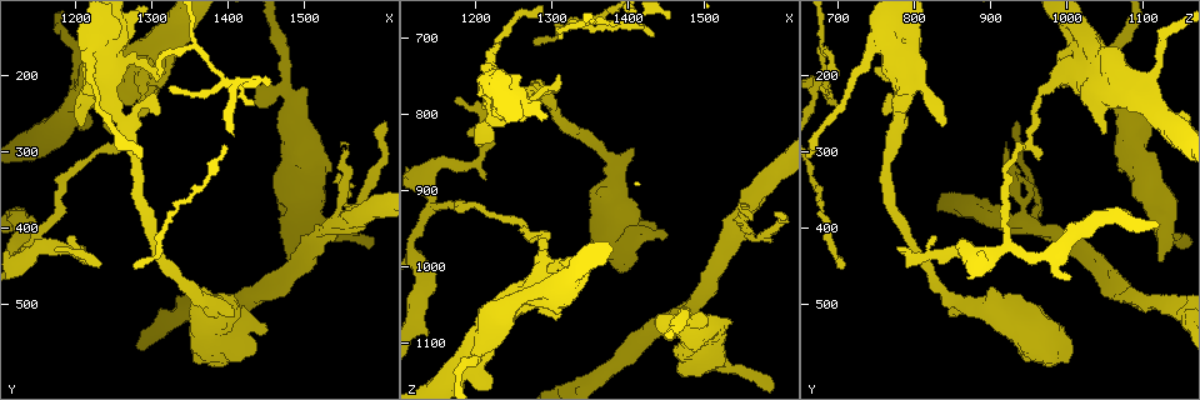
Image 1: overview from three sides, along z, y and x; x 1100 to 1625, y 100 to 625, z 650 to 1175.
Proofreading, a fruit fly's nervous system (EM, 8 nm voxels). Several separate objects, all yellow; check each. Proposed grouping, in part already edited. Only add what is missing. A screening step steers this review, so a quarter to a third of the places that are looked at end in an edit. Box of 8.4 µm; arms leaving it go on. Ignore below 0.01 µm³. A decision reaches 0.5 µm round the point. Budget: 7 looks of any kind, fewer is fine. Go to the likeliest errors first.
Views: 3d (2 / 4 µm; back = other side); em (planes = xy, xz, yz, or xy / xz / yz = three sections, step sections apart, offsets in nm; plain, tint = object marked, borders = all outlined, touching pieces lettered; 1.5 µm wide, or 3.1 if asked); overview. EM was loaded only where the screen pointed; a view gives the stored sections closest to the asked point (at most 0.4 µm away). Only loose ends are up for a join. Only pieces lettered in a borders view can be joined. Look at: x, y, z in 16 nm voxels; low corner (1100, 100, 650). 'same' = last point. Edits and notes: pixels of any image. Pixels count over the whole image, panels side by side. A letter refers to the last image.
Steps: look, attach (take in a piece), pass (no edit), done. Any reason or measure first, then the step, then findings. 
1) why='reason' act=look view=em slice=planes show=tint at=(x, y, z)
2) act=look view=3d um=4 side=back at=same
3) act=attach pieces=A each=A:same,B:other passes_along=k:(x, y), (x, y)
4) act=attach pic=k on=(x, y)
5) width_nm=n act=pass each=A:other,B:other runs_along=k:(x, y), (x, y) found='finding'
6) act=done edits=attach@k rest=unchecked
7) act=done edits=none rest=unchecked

why='free end' act=look view=3d um=2 at=(1555, 300, 920)

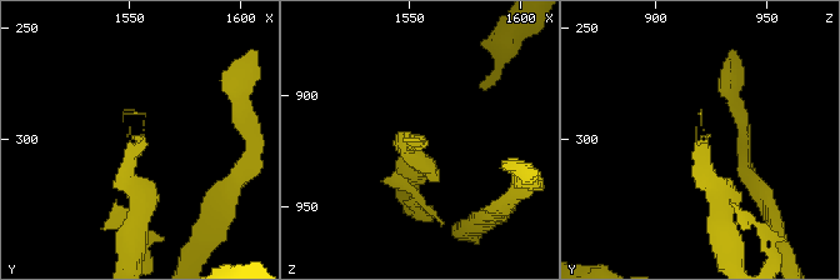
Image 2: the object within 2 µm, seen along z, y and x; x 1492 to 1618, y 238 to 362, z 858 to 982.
act=look view=em slice=planes show=borders at=(1558, 300, 922)

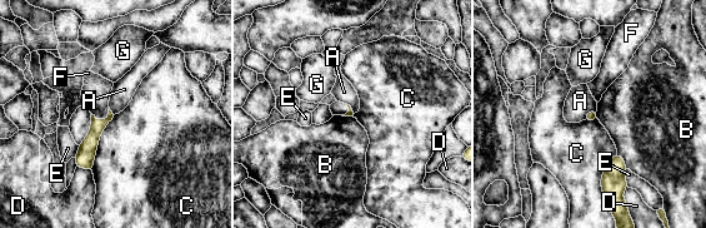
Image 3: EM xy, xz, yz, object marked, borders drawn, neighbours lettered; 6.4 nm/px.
act=pass each=A:other,B:other,C:other,D:other,E:other,F:other,G:other border=3:(596, 109), (591, 109), (584, 119) found='none of them fits'

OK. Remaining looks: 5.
why='free end' act=look view=em slice=planes show=tint at=(1405, 505, 845)

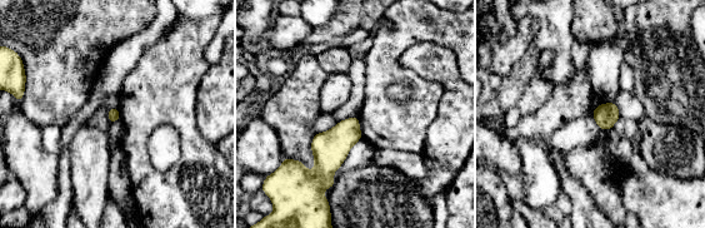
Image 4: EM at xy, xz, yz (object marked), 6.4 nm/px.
why='what lies round it' act=look view=em slice=planes show=borders at=same

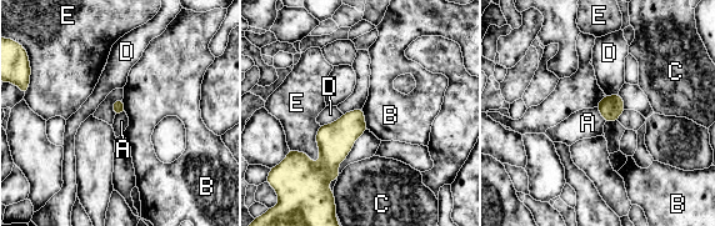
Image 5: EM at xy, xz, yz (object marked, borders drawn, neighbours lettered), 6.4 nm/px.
act=pass each=A:other,B:other,C:other,D:other,E:other border=5:(343, 114), (320, 126) found='none of them fits'

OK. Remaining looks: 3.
why='an open end' act=look view=em slice=planes show=borders at=(1205, 135, 750)

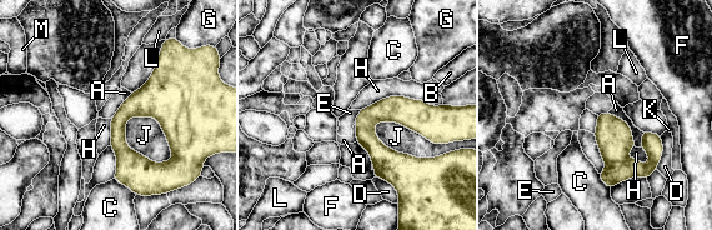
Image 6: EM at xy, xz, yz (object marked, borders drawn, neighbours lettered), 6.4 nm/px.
act=pass each=A:other,B:other,C:other,D:other,E:other,F:other,G:other,H:other,J:other,K:other,L:other,M:other found='no lettered piece goes on from it'

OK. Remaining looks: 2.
act=done edits=none rest=unchecked

